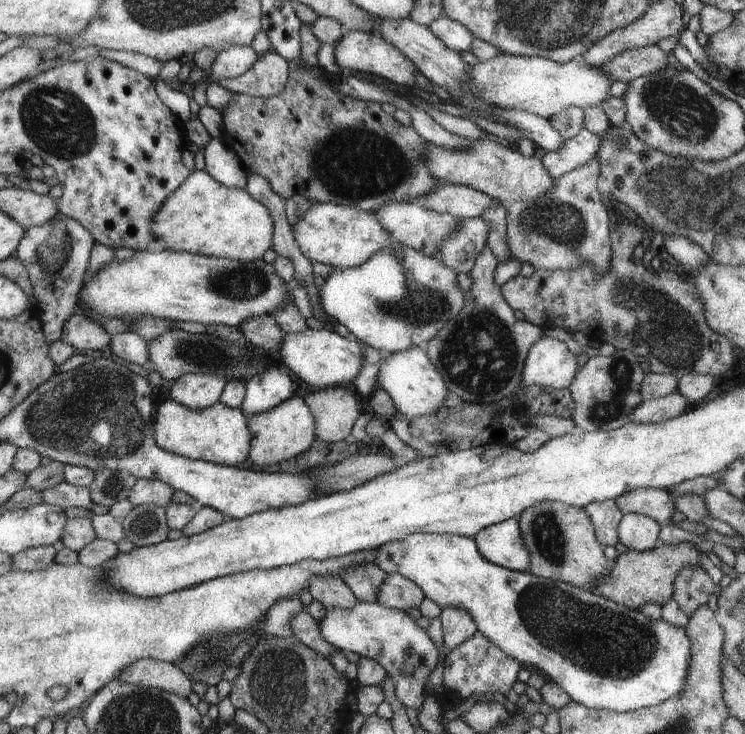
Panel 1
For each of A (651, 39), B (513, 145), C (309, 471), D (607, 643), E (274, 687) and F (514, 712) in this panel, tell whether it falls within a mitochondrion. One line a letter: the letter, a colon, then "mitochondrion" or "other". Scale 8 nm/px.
A: other
B: other
C: other
D: mitochondrion
E: mitochondrion
F: other

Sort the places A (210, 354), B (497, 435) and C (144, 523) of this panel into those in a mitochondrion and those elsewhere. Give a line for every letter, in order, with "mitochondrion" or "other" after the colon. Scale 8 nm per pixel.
A: mitochondrion
B: other
C: mitochondrion

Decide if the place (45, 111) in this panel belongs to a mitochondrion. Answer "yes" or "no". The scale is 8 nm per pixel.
yes

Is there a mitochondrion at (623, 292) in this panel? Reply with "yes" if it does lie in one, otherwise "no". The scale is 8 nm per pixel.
yes

